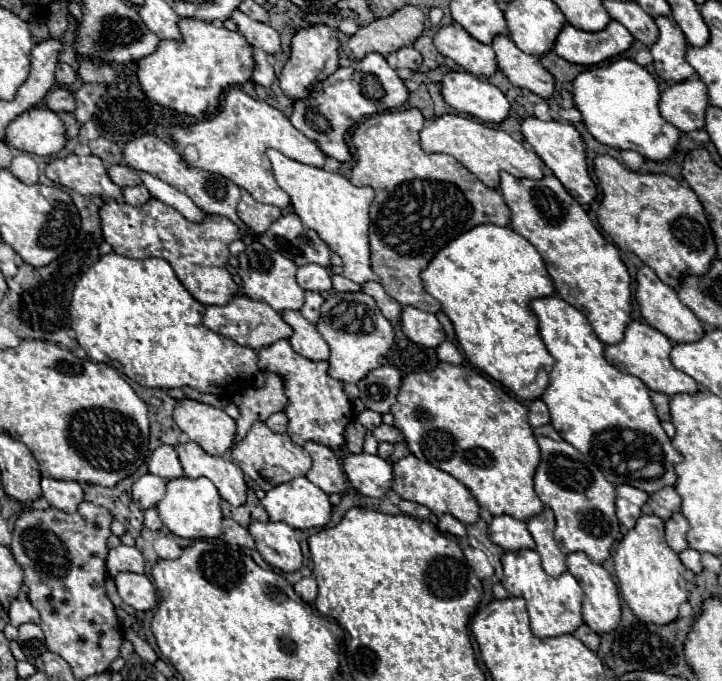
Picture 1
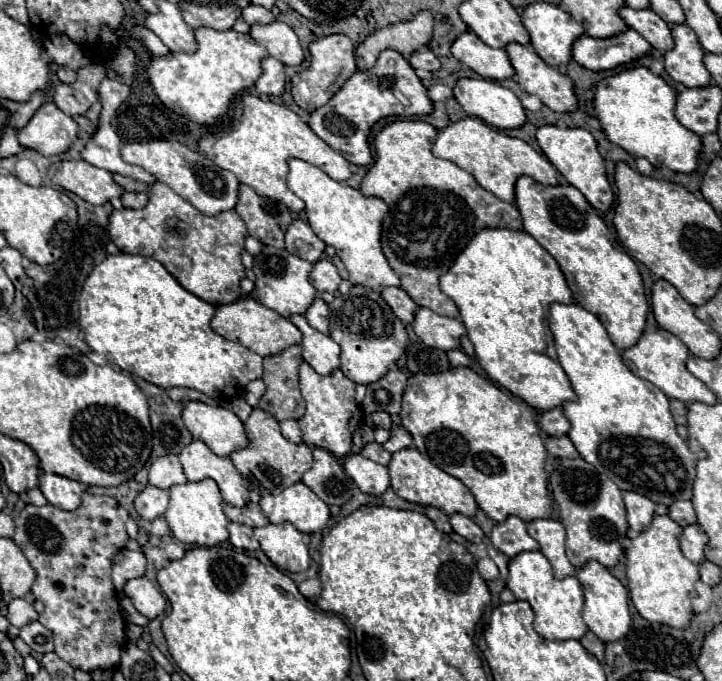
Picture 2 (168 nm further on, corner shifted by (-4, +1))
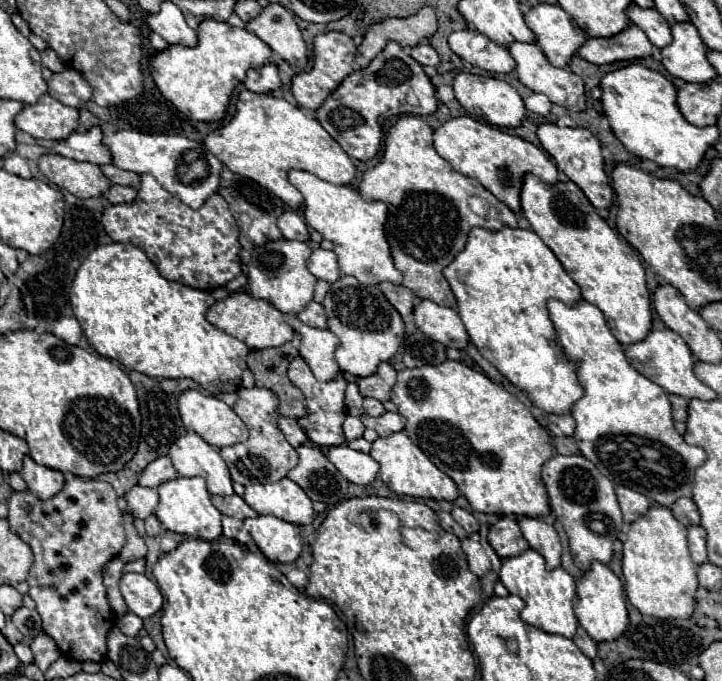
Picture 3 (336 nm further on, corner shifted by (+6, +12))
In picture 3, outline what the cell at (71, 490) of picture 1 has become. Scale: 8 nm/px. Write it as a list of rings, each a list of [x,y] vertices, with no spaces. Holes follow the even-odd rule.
[[[30,456],[24,458],[24,468],[20,474],[28,484],[28,490],[40,500],[50,500],[50,496],[56,496],[64,488],[64,474],[60,470],[40,466]]]

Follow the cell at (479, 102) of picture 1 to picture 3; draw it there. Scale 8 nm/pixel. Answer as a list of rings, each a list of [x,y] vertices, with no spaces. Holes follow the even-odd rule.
[[[460,72],[460,74],[454,76],[452,88],[454,88],[456,100],[460,102],[460,106],[470,116],[480,116],[488,124],[494,124],[494,126],[500,126],[500,128],[516,128],[516,126],[520,126],[520,122],[524,118],[526,108],[524,108],[522,98],[504,80],[498,80],[498,78],[492,78],[492,76],[476,76],[476,74]]]

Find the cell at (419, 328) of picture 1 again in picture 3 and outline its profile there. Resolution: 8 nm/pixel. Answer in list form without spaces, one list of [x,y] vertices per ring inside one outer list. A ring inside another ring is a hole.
[[[420,300],[420,304],[414,308],[414,320],[416,326],[432,340],[462,350],[468,344],[466,328],[460,320],[460,316],[446,306],[434,304],[432,300]]]

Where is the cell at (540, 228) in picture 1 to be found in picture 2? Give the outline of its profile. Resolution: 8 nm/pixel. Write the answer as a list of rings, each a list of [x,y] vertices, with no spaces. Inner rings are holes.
[[[520,177],[516,183],[516,207],[522,213],[524,231],[558,261],[574,293],[574,301],[604,323],[618,349],[634,347],[644,333],[650,309],[642,275],[636,261],[612,239],[606,223],[586,197],[572,185],[546,187],[532,177]]]

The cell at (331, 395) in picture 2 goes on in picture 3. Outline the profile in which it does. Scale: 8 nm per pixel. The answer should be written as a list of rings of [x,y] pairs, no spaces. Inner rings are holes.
[[[296,356],[290,366],[288,366],[288,378],[292,380],[294,386],[298,386],[306,398],[306,410],[308,414],[298,418],[298,424],[302,426],[302,430],[306,432],[306,436],[318,444],[318,446],[326,446],[326,448],[332,448],[332,446],[340,446],[346,442],[344,438],[344,432],[342,432],[342,422],[346,418],[346,412],[344,412],[344,396],[346,392],[346,378],[344,374],[340,372],[334,380],[330,382],[320,382],[314,378],[314,374],[310,372],[308,364]]]

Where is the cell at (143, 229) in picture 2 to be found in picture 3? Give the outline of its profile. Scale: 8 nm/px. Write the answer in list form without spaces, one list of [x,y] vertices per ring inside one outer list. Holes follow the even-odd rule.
[[[142,174],[142,186],[138,190],[136,200],[130,204],[108,206],[102,214],[102,226],[114,242],[130,242],[136,248],[140,248],[142,252],[146,252],[146,256],[156,264],[156,268],[160,270],[160,274],[164,278],[182,282],[182,284],[198,288],[198,290],[208,292],[218,286],[226,286],[230,280],[234,280],[242,272],[242,264],[240,264],[240,256],[238,256],[238,252],[240,252],[238,224],[236,224],[234,216],[230,214],[226,200],[220,194],[212,194],[204,202],[202,208],[192,210],[190,206],[182,204],[182,200],[178,200],[176,196],[166,192],[158,184],[158,180],[154,180],[154,176]]]

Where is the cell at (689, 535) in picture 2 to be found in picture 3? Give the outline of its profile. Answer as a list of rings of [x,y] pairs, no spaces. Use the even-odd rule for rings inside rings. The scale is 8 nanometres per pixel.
[[[688,526],[688,548],[696,564],[706,562],[706,530],[702,526]]]

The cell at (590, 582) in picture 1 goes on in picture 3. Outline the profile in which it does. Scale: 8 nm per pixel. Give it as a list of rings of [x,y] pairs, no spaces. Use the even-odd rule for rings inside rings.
[[[592,562],[586,572],[576,580],[578,588],[578,600],[574,600],[574,614],[578,618],[578,624],[590,634],[594,642],[602,640],[616,640],[622,636],[622,632],[628,626],[628,610],[626,610],[626,598],[624,588],[618,576],[602,562]]]

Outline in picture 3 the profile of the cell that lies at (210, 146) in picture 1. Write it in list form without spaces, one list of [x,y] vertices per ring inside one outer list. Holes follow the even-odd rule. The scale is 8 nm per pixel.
[[[246,88],[238,92],[234,118],[210,132],[204,138],[204,146],[232,172],[262,184],[290,208],[298,208],[304,201],[302,194],[286,178],[290,168],[308,170],[332,184],[348,184],[356,174],[350,156],[318,124],[318,120],[308,118],[298,106],[286,102],[284,98],[256,94]]]

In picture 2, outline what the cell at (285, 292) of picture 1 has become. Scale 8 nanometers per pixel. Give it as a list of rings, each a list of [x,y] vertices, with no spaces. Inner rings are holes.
[[[262,247],[262,253],[258,257],[254,257],[254,267],[252,267],[256,273],[256,297],[258,297],[258,301],[264,307],[274,309],[282,317],[304,315],[306,309],[318,297],[318,291],[308,281],[312,267],[314,267],[314,263],[300,259],[298,255],[292,255],[286,249]]]

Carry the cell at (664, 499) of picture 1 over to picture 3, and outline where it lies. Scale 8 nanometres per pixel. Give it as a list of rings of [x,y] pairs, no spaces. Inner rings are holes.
[[[678,498],[670,510],[672,510],[674,518],[678,522],[682,522],[684,526],[692,526],[692,524],[700,522],[700,514],[696,510],[696,504],[690,498]]]

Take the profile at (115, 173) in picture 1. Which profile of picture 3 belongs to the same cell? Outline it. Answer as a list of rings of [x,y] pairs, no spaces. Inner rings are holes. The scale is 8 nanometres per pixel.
[[[106,164],[102,166],[102,172],[104,176],[112,182],[112,184],[120,184],[120,186],[132,186],[132,188],[140,188],[140,176],[134,174],[134,172],[128,172],[128,170],[122,170],[114,164]]]

